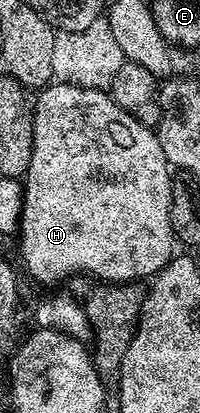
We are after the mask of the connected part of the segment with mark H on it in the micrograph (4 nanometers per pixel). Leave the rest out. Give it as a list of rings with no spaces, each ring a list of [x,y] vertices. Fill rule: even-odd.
[[[53,81],[38,95],[41,96],[35,99],[35,106],[32,108],[33,148],[31,165],[23,177],[25,192],[19,224],[21,263],[25,266],[26,273],[37,283],[57,283],[60,279],[67,278],[72,271],[86,271],[87,274],[94,275],[97,281],[111,283],[131,283],[156,276],[157,272],[166,267],[175,255],[175,250],[173,251],[175,236],[171,225],[171,197],[175,183],[174,180],[169,180],[171,164],[165,158],[156,130],[143,126],[139,121],[135,121],[135,117],[123,113],[123,109],[119,109],[119,105],[115,105],[113,98],[104,90],[82,89],[77,84]]]

